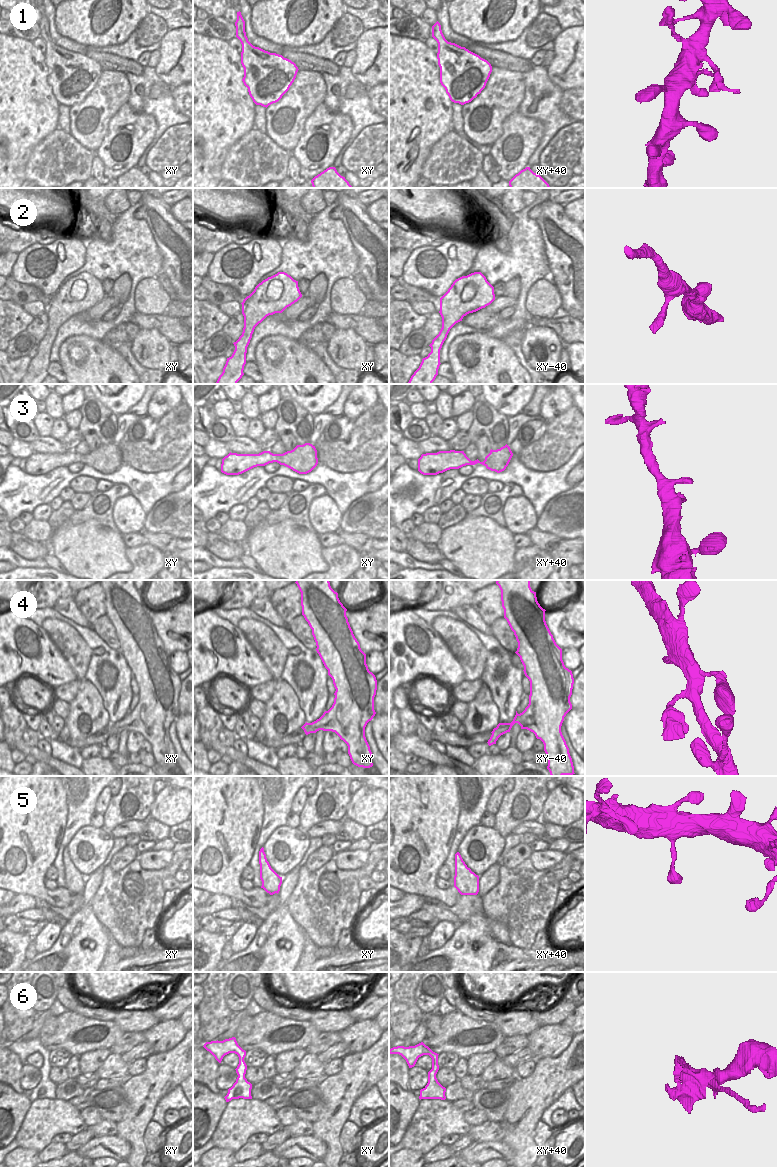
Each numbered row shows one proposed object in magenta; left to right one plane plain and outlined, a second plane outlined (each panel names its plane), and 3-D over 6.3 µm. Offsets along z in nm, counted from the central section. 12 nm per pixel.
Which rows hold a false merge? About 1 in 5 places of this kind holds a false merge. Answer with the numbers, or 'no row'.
no row

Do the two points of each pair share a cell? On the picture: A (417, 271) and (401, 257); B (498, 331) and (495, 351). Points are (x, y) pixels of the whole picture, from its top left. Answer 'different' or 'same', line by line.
A: different
B: different

